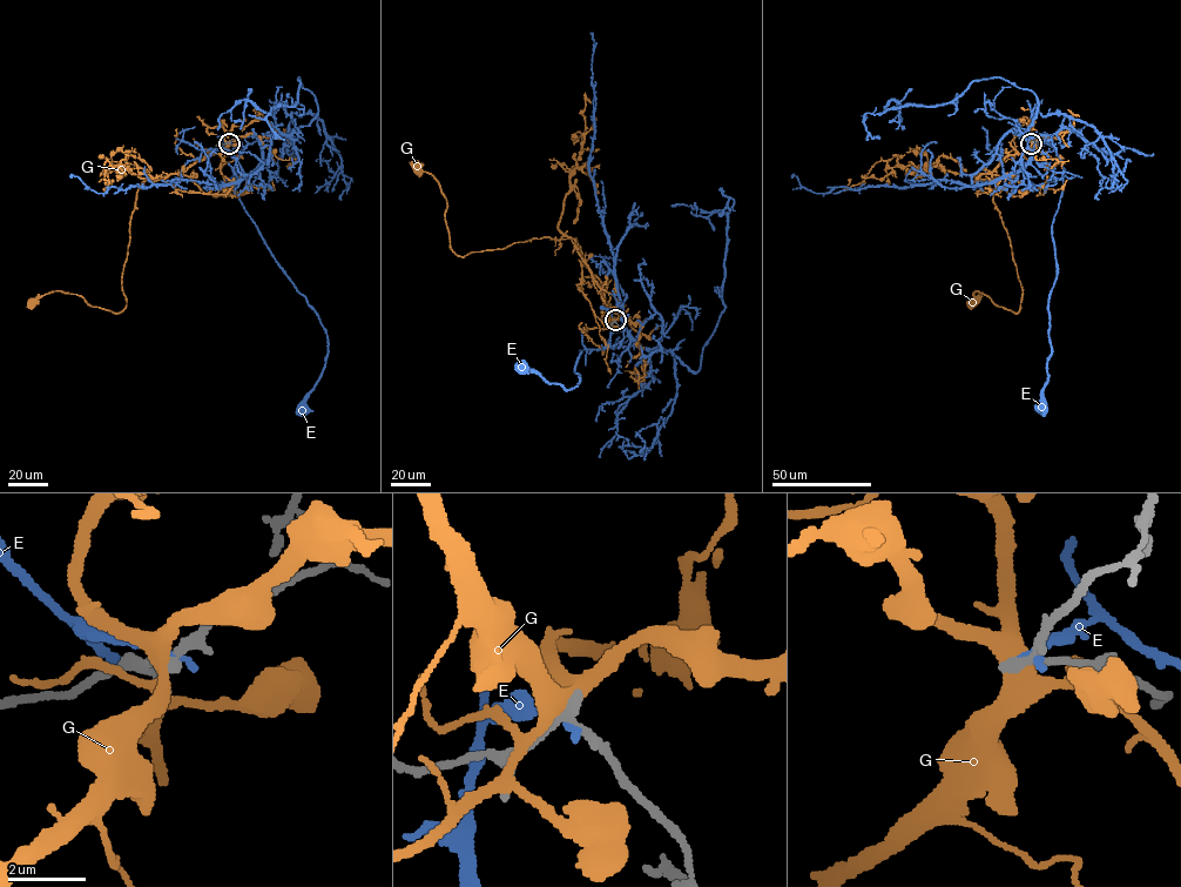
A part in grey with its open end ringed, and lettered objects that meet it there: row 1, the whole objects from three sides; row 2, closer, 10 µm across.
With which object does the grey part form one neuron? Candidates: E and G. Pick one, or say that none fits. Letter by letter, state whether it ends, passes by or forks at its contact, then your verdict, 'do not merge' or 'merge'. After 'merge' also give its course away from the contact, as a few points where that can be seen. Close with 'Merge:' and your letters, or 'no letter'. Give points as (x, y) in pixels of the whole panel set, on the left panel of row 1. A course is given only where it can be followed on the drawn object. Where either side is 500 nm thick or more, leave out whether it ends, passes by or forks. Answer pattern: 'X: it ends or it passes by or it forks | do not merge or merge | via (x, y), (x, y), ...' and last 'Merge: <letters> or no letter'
E: it ends | do not merge
G: it forks | do not merge
Merge: no letter

